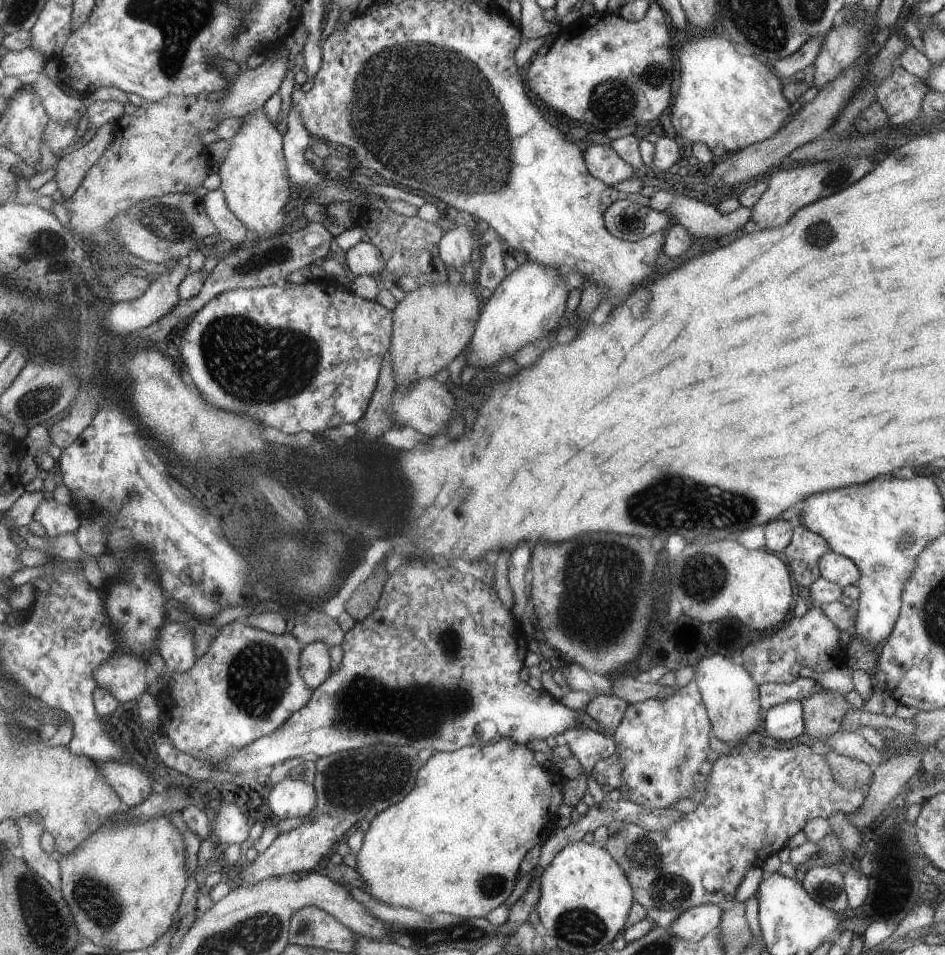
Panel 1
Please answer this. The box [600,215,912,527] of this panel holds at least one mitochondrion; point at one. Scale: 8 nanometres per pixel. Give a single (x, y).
(825, 227)

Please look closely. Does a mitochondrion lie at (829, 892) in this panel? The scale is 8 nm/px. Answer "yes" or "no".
yes

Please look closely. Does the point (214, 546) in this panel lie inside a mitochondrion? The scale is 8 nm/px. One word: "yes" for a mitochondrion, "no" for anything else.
yes

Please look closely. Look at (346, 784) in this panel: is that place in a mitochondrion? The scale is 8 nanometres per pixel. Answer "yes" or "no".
yes

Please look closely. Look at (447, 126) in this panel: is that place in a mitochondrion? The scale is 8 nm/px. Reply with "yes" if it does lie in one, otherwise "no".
yes

